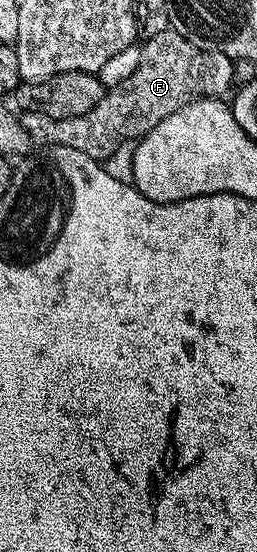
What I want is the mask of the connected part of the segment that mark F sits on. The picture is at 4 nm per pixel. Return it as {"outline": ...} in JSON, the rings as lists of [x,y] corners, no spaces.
{"outline":[[[172,30],[155,34],[144,41],[135,72],[125,82],[108,89],[95,110],[87,110],[87,114],[79,114],[79,118],[62,120],[26,112],[20,117],[21,125],[30,141],[37,143],[38,140],[46,146],[71,146],[104,162],[123,143],[146,136],[163,118],[175,114],[184,104],[224,97],[224,92],[234,87],[233,68],[234,61],[227,54],[195,46],[187,42],[183,34]]]}

